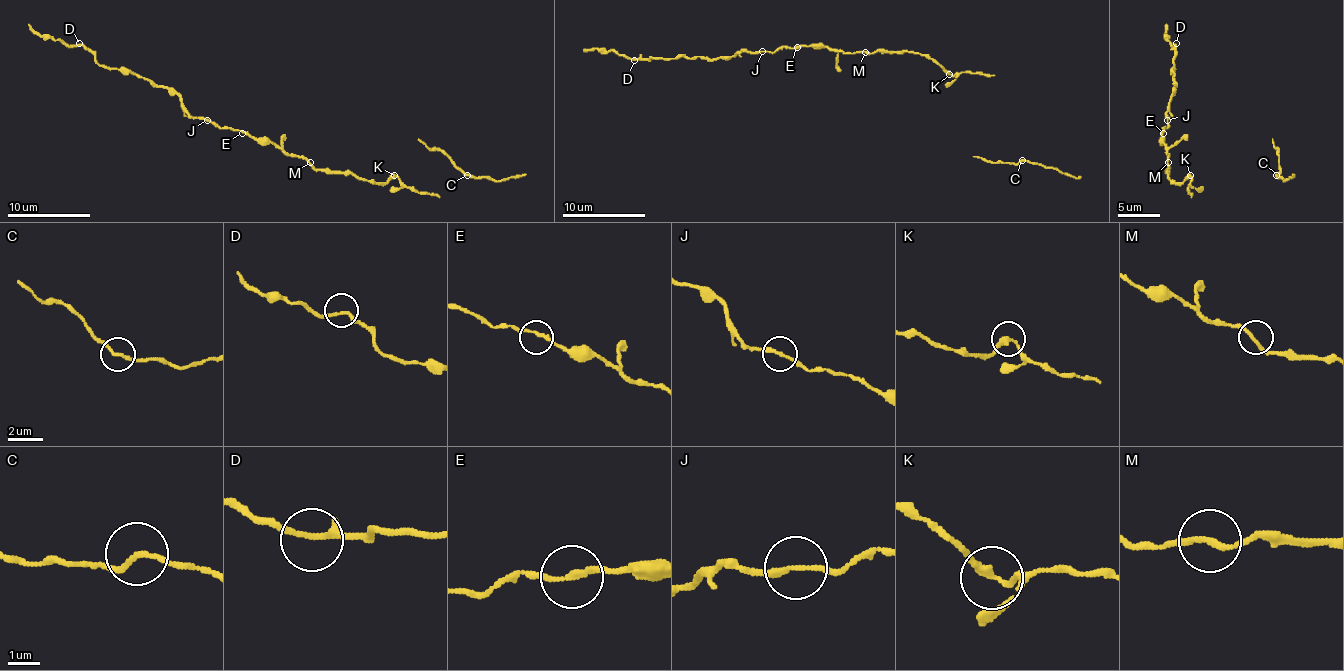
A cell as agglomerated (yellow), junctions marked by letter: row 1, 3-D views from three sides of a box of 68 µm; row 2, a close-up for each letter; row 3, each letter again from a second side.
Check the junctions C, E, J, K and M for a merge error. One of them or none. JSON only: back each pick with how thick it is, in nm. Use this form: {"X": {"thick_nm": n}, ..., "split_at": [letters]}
{"J": {"thick_nm": 170}, "split_at": ["J"]}

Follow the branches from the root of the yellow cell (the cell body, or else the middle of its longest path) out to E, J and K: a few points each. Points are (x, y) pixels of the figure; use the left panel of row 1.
E: (308, 162), (304, 158), (287, 156), (273, 143), (258, 143), (242, 133)
J: (308, 162), (304, 158), (287, 156), (273, 143), (258, 143), (240, 131), (221, 129), (206, 120)
K: (308, 162), (314, 168), (352, 172), (377, 183), (385, 183), (394, 175)

